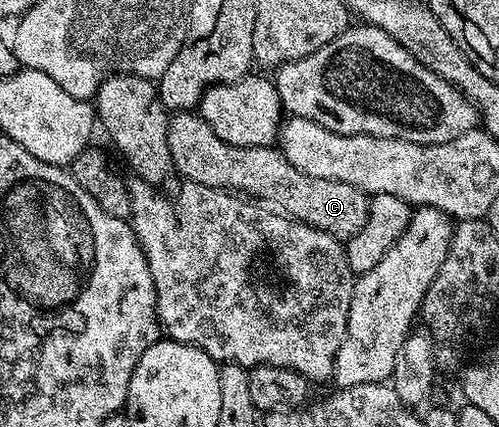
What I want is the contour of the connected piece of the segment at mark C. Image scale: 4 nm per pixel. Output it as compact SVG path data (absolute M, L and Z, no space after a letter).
M196 111L169 116L167 144L176 175L208 188L224 188L246 198L264 202L284 215L323 230L337 240L347 242L367 222L369 196L347 182L327 178L311 178L303 170L295 170L277 146L231 146L223 142Z

